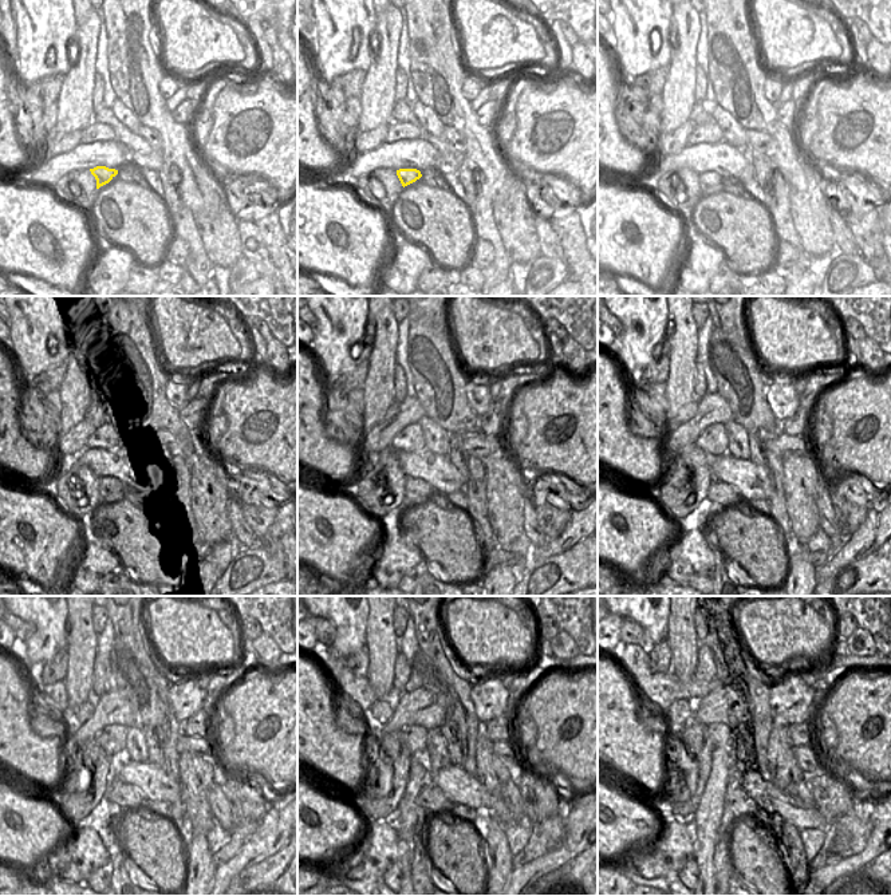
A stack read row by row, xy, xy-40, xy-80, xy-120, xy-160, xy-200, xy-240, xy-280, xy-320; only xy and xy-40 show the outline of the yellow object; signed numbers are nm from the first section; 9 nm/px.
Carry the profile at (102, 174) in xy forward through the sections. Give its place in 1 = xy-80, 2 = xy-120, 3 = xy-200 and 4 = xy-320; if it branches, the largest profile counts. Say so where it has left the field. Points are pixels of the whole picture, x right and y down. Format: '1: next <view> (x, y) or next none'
1: next xy-80 (710, 182)
2: next xy-120 (110, 489)
3: next xy-200 (720, 493)
4: next xy-320 (741, 805)

